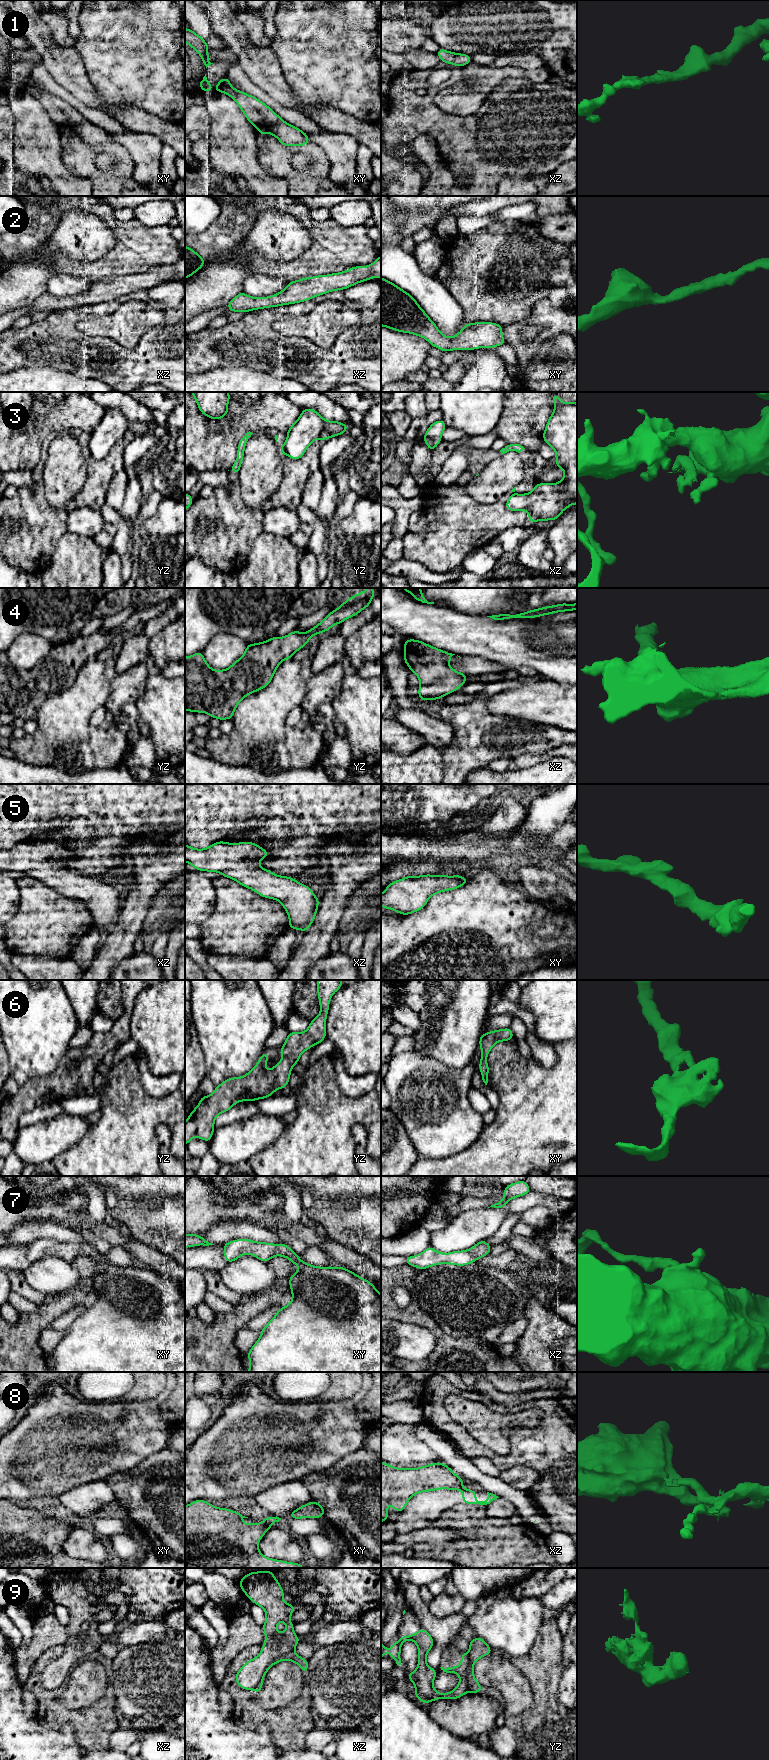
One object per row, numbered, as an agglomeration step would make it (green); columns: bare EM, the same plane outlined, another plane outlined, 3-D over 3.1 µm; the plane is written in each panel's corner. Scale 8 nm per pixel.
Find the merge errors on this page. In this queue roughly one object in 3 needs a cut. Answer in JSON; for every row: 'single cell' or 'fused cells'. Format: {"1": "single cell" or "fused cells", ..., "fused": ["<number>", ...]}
{"1": "single cell", "2": "single cell", "3": "fused cells", "4": "single cell", "5": "single cell", "6": "single cell", "7": "single cell", "8": "fused cells", "9": "fused cells", "fused": ["3", "8", "9"]}

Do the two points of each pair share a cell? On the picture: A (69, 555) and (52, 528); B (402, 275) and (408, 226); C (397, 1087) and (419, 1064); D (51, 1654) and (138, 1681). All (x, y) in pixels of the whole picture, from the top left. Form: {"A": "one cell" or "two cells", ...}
{"A": "two cells", "B": "two cells", "C": "one cell", "D": "two cells"}

